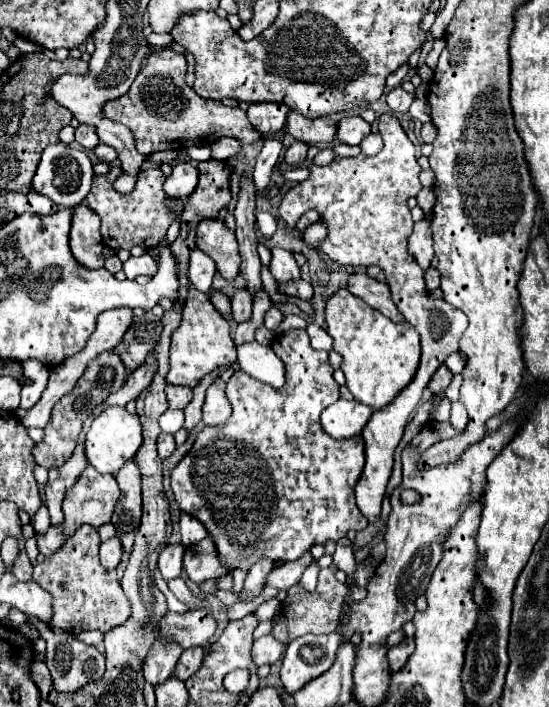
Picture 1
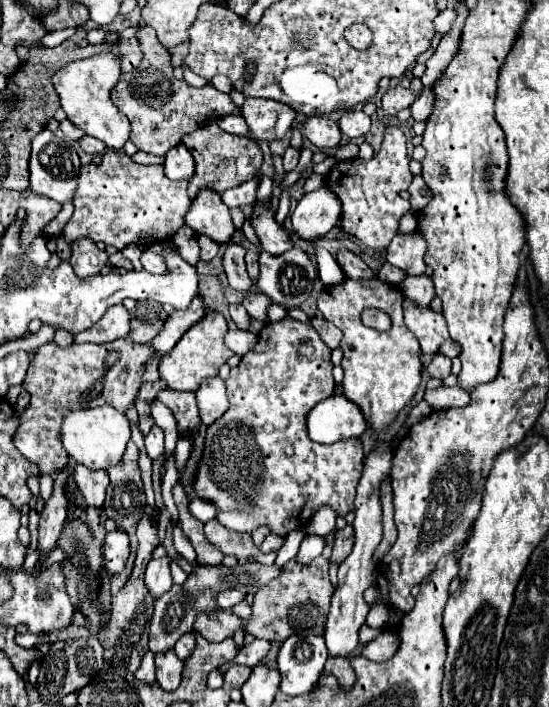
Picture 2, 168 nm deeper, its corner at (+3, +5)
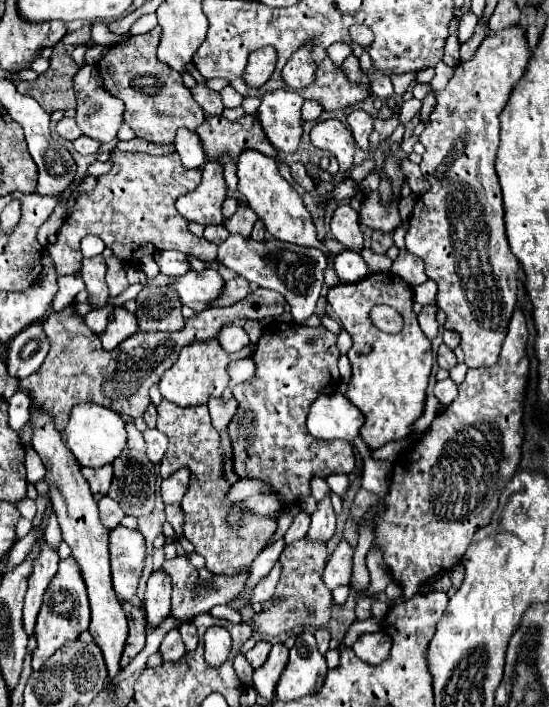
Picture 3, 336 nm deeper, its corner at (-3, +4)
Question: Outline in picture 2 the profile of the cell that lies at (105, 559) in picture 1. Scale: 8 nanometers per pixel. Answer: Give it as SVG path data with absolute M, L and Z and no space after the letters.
M123 530L109 532L105 536L103 544L103 558L105 558L105 568L109 574L117 574L123 570L125 560L129 556L129 538Z

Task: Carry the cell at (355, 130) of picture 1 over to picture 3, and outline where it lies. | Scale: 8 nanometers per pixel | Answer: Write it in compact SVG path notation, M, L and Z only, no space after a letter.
M357 109L357 111L349 113L347 123L349 123L351 131L353 131L353 137L355 137L357 145L359 145L359 149L369 153L369 133L373 131L373 117L367 111Z

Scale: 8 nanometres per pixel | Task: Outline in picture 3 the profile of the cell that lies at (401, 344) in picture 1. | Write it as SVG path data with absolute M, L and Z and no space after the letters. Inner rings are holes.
M371 273L357 283L341 283L329 289L327 301L353 339L347 357L353 367L347 399L365 415L359 431L369 449L379 449L385 443L405 439L413 431L413 423L423 415L427 383L433 365L431 341L425 339L417 315L413 311L413 289L395 273ZM375 305L389 305L403 317L403 329L395 335L377 329L371 323L369 311Z

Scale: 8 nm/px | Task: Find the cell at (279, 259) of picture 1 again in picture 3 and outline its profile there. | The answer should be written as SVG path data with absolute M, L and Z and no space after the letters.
M245 149L237 159L237 177L239 177L241 197L251 205L253 211L257 211L257 217L265 221L267 231L275 239L303 245L303 247L319 247L319 249L323 247L321 241L317 239L311 213L305 209L297 191L279 175L275 159L255 149Z

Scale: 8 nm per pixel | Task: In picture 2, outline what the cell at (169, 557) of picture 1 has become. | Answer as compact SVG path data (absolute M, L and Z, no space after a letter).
M163 556L163 558L153 558L149 564L147 564L147 570L145 570L145 584L149 588L149 592L153 596L163 596L165 592L171 590L173 586L173 580L171 580L171 570L169 570L169 564L171 564L171 558L169 556Z

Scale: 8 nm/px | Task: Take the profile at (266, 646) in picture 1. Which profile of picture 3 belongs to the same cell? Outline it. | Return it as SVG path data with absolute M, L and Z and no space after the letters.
M259 641L251 651L245 653L245 659L249 661L249 665L251 665L253 669L259 669L259 667L267 661L269 651L271 651L271 643L269 643L269 641Z

